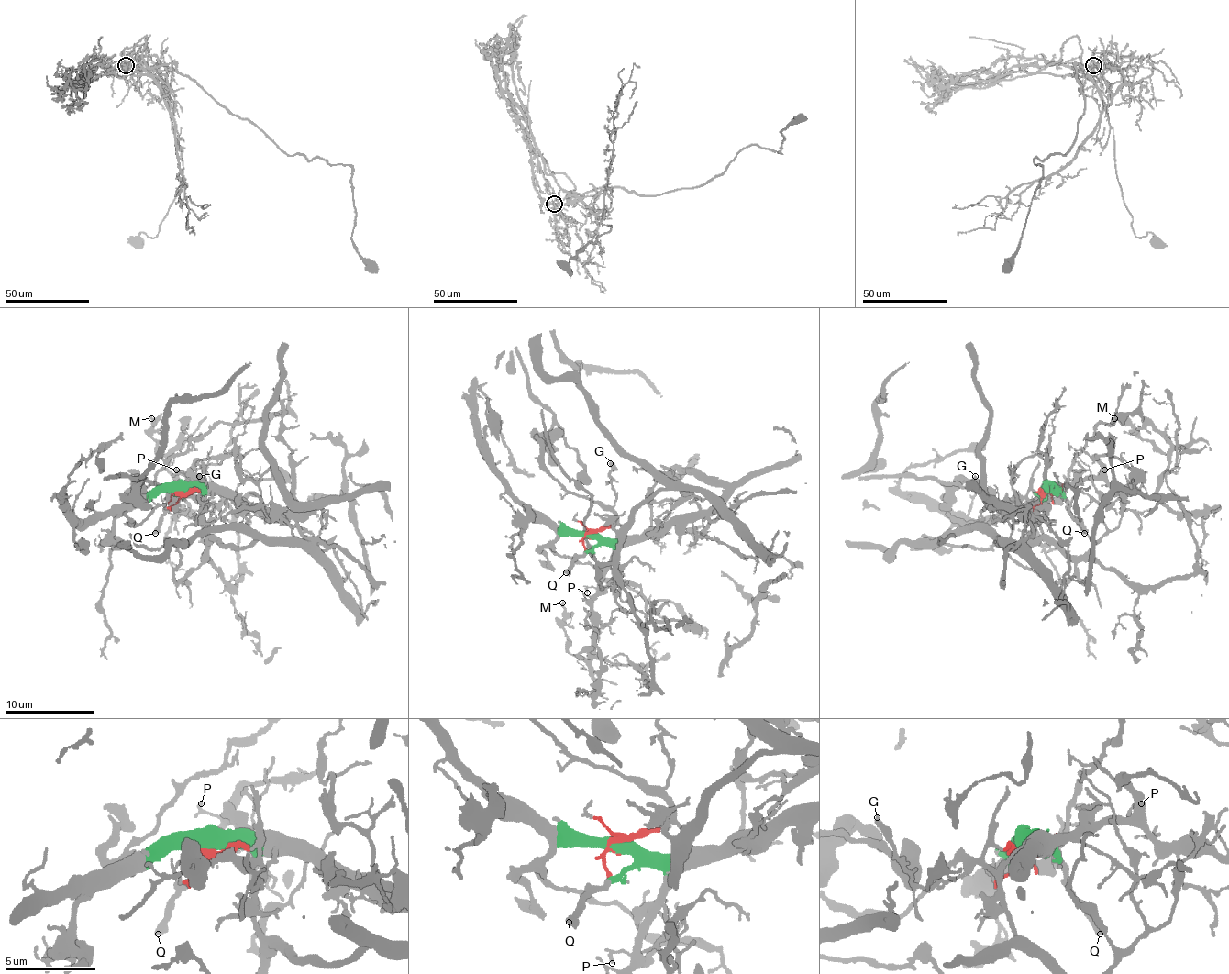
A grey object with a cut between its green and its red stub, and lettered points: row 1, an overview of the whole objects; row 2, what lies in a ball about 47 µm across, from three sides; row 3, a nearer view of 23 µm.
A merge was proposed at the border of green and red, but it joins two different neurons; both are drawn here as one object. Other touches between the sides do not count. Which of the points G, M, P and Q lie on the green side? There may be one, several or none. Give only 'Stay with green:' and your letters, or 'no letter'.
Stay with green: M, P, Q

